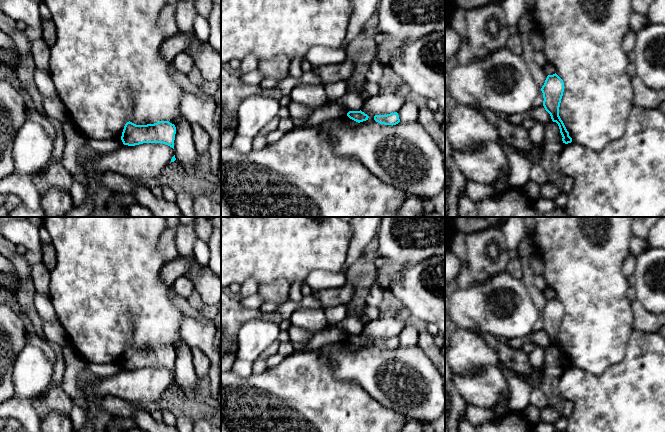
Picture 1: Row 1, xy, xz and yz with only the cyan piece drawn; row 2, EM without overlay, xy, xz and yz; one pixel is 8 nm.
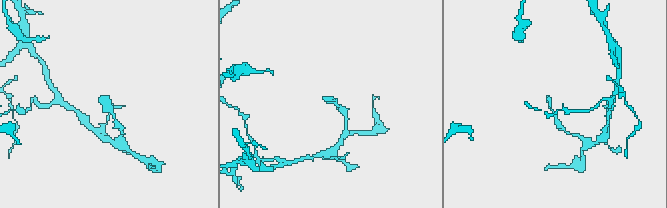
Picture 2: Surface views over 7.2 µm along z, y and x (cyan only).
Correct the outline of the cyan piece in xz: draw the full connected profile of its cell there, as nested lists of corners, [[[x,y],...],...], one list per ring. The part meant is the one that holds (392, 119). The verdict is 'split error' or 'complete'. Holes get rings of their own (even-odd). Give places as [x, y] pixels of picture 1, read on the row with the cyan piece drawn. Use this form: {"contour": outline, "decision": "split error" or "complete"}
{"contour": [[[397,112],[390,113],[387,115],[375,115],[374,120],[384,125],[396,125],[400,122],[399,115]]], "decision": "complete"}

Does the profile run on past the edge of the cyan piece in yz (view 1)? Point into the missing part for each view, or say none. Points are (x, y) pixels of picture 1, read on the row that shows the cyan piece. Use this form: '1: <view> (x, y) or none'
1: none

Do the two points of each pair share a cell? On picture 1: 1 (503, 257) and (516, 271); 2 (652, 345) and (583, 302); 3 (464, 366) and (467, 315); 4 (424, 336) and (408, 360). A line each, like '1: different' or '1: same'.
1: different
2: different
3: different
4: different

